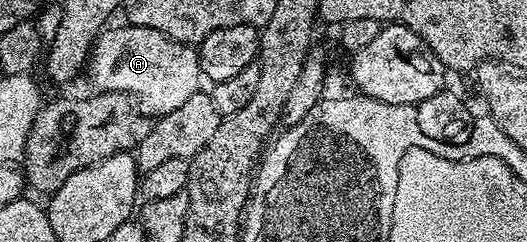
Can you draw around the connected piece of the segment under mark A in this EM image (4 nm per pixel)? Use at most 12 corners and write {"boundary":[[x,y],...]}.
{"boundary":[[137,24],[108,26],[86,65],[93,89],[146,116],[201,91],[200,53]]}

